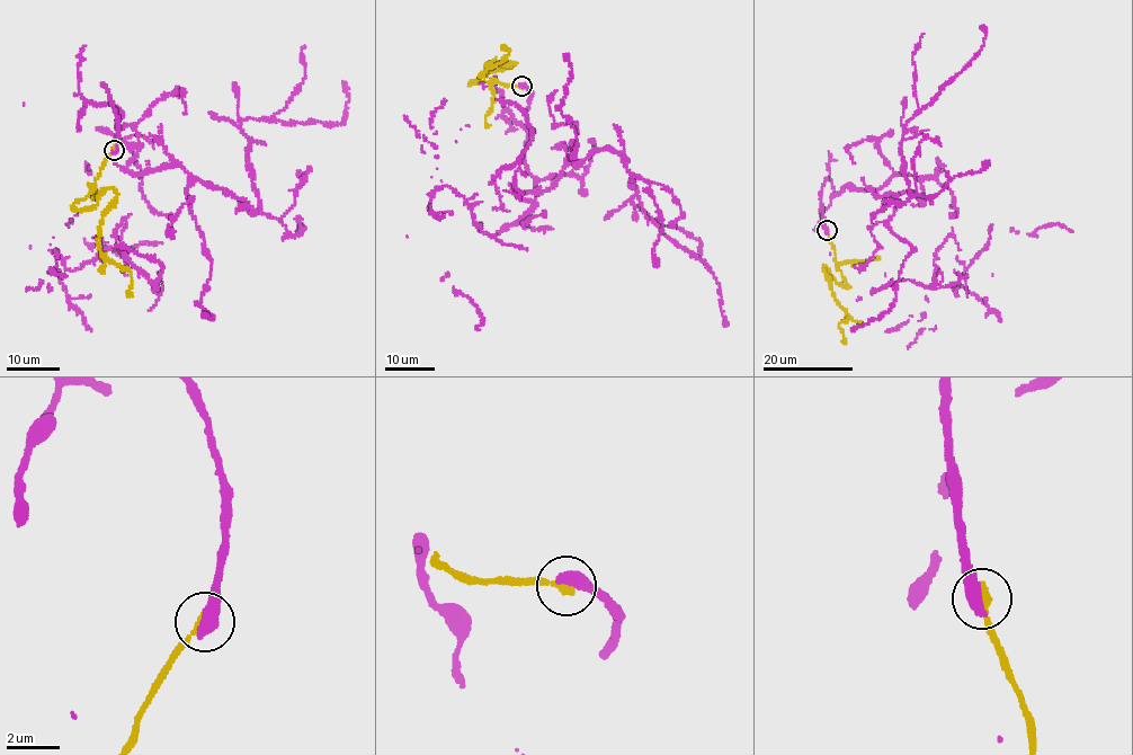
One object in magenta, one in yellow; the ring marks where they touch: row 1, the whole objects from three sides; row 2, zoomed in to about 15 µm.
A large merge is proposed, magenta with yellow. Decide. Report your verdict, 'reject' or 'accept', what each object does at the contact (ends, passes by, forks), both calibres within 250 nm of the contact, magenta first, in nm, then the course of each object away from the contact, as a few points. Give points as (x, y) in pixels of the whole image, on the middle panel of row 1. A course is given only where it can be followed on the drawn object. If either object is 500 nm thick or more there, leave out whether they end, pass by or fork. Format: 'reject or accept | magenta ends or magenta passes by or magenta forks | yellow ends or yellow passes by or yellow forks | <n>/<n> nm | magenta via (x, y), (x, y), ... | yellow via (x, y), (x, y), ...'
reject | 600/360 nm | magenta via (522, 86), (536, 197), (518, 197), (623, 154), (634, 202), (705, 263), (724, 320) | yellow via (522, 86), (492, 80), (471, 83), (516, 63), (494, 61), (485, 65), (502, 62), (509, 50), (502, 45)

